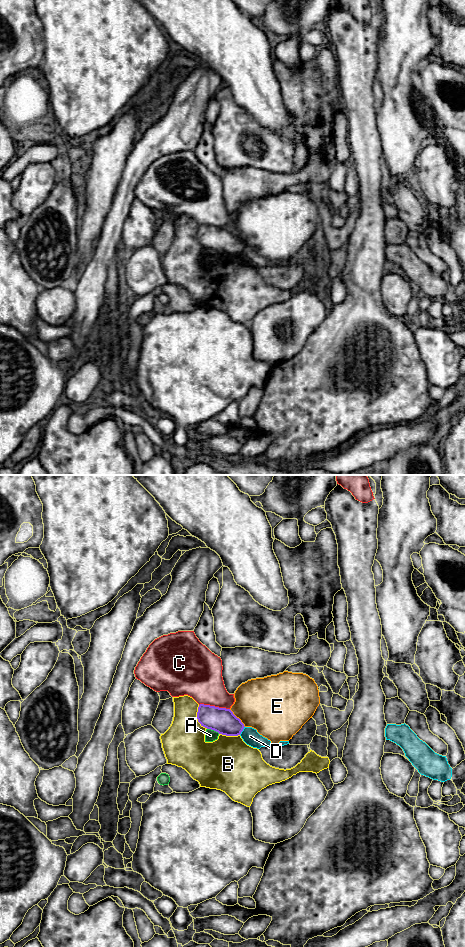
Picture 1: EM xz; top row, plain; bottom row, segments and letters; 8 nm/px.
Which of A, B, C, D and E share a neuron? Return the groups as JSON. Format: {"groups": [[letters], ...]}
{"groups": [["A"], ["B"], ["C"], ["D"], ["E"]]}

